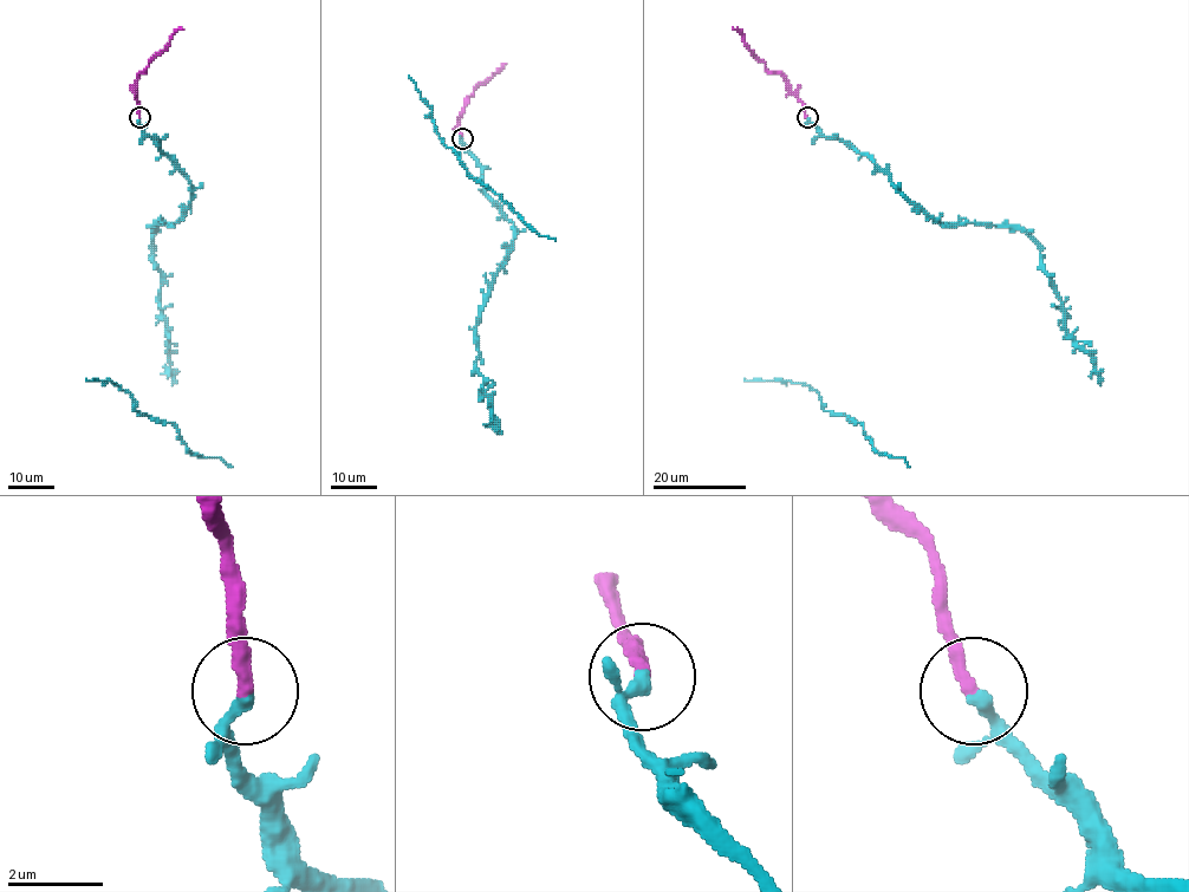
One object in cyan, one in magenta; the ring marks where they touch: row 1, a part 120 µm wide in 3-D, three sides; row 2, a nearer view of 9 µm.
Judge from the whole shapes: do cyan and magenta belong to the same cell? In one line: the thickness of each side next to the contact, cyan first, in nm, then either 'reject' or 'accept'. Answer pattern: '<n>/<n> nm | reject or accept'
220/300 nm | accept

